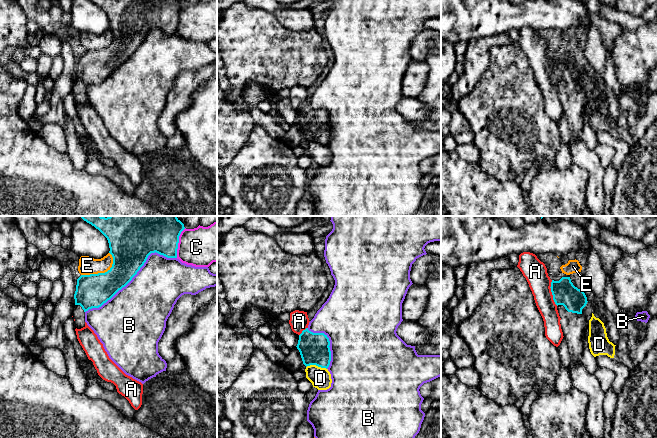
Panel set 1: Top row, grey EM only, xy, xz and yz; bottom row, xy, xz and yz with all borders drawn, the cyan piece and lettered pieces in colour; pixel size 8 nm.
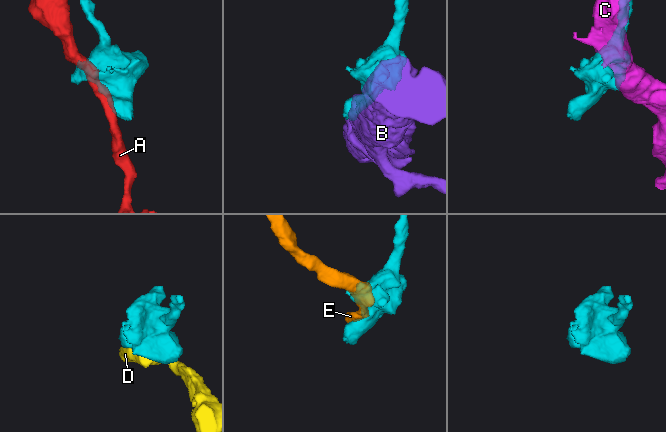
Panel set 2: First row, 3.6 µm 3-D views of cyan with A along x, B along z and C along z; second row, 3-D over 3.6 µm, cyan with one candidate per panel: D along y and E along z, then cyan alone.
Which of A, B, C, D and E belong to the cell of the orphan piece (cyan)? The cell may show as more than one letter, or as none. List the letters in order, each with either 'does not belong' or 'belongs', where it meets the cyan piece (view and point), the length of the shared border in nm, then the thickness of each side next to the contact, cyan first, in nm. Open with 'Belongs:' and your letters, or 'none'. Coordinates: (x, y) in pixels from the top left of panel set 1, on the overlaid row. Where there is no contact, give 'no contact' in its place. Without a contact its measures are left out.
Belongs: none
A: does not belong; meets cyan in yz at (552, 293); contact 220 nm long; 190 nm thick on the cyan side, 190 nm on the other
B: does not belong; meets cyan in xy at (133, 276); contact 850 nm long; 340 nm thick on the cyan side, 420 nm on the other
C: does not belong; meets cyan in xy at (178, 242); contact 260 nm long; 420 nm thick on the cyan side, 320 nm on the other
D: does not belong; meets cyan in xz at (316, 365); contact 170 nm long; 240 nm thick on the cyan side, 160 nm on the other
E: does not belong; meets cyan in xy at (101, 273); contact 300 nm long; 280 nm thick on the cyan side, 140 nm on the other

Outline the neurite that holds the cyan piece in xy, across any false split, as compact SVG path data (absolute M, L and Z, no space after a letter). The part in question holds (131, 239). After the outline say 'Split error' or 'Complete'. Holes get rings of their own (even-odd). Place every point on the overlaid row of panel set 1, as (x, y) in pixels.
M81 216L87 223L98 229L108 240L113 257L112 267L105 273L81 275L77 279L74 294L73 318L75 327L85 327L85 312L99 308L125 287L137 274L151 253L167 258L177 258L179 236L185 229L177 216Z. Split error

